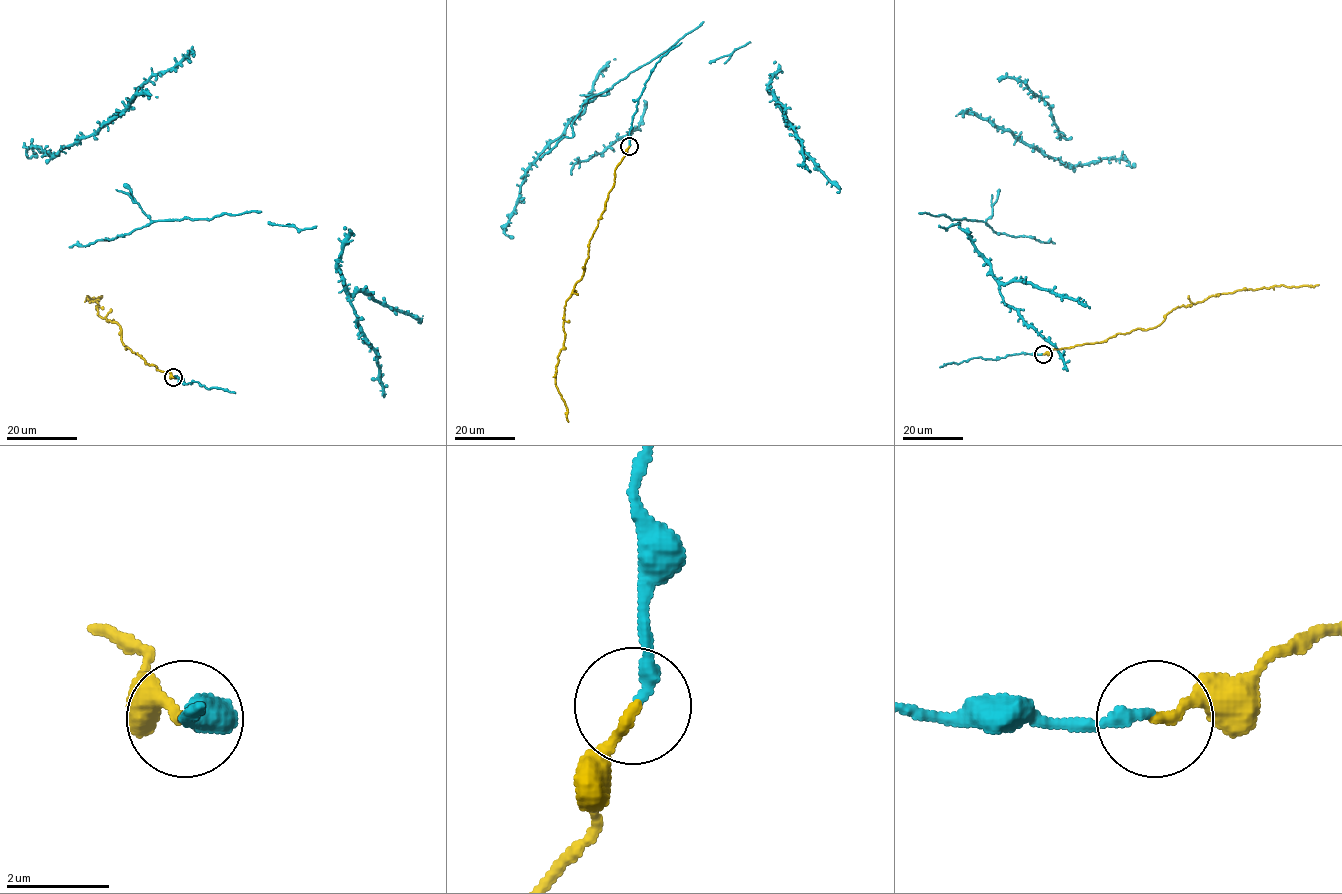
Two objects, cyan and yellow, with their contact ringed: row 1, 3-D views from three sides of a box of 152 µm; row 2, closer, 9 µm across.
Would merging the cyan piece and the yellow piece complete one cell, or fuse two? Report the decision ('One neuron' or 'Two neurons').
One neuron

